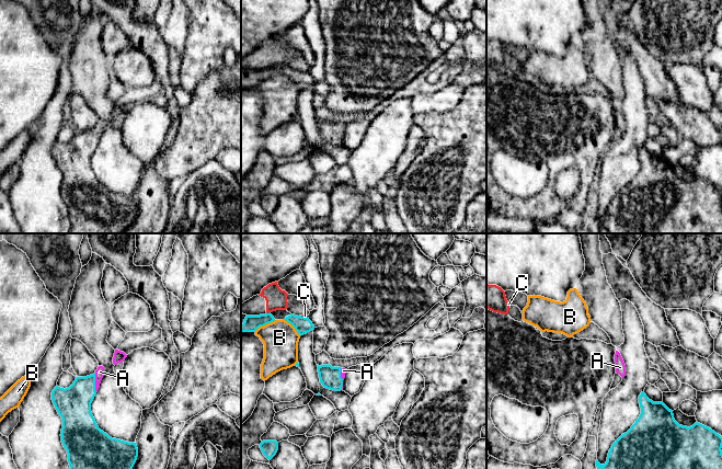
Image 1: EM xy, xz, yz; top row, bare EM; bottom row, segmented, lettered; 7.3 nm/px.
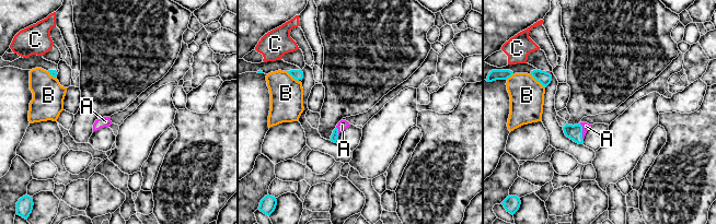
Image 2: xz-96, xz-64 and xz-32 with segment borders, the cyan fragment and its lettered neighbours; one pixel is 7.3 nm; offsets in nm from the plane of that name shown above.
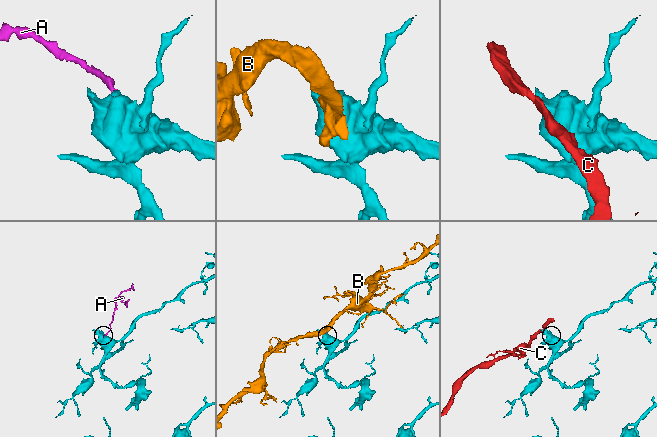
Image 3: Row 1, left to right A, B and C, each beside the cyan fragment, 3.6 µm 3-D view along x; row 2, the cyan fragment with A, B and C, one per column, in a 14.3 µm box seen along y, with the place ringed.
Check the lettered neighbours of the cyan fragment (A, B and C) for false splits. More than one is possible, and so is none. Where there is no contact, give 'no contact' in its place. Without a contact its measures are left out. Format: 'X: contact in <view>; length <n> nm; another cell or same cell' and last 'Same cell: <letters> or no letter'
A: contact in xy; length 140 nm; same cell
B: contact in xz; length 190 nm; another cell
C: contact in xz; length 30 nm; another cell
Same cell: A

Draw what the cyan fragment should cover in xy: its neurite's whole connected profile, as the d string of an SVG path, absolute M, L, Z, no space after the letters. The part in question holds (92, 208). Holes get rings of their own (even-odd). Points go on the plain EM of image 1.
M99 121L93 129L77 131L69 142L55 141L53 158L62 173L61 197L68 208L69 233L123 233L127 230L138 211L136 197L112 193L101 185L92 170L91 158L100 142L104 122Z

